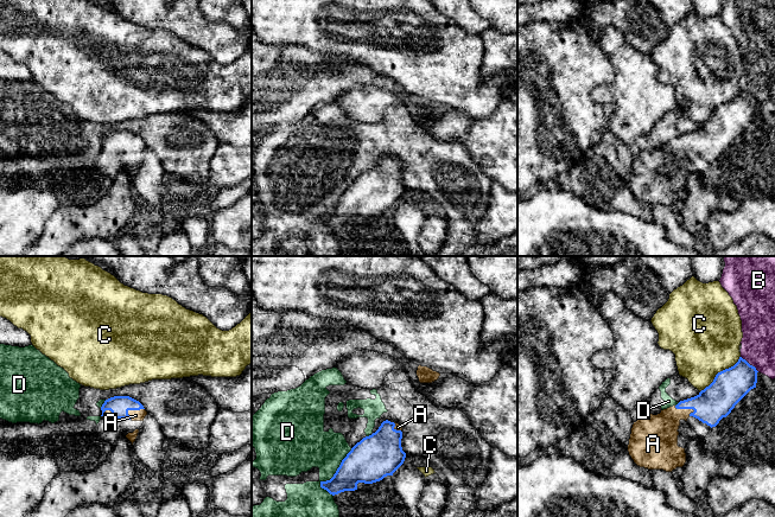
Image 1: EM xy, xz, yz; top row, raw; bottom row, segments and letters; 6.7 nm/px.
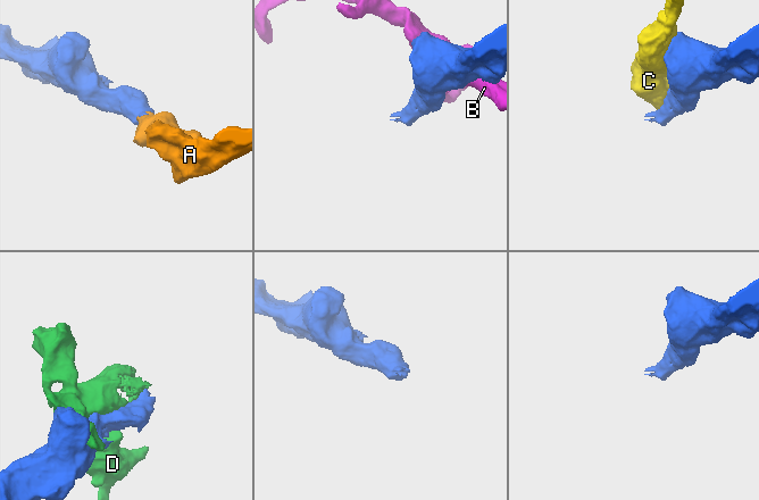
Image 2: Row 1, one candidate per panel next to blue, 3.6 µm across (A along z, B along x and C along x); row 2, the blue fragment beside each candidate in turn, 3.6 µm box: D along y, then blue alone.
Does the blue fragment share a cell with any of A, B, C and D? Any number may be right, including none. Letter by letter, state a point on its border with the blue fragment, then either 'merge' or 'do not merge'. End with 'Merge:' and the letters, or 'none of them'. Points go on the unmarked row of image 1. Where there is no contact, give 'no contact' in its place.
A: yz (685, 142) | merge
B: yz (749, 99) | do not merge
C: yz (720, 106) | do not merge
D: xz (334, 210) | do not merge
Merge: A

